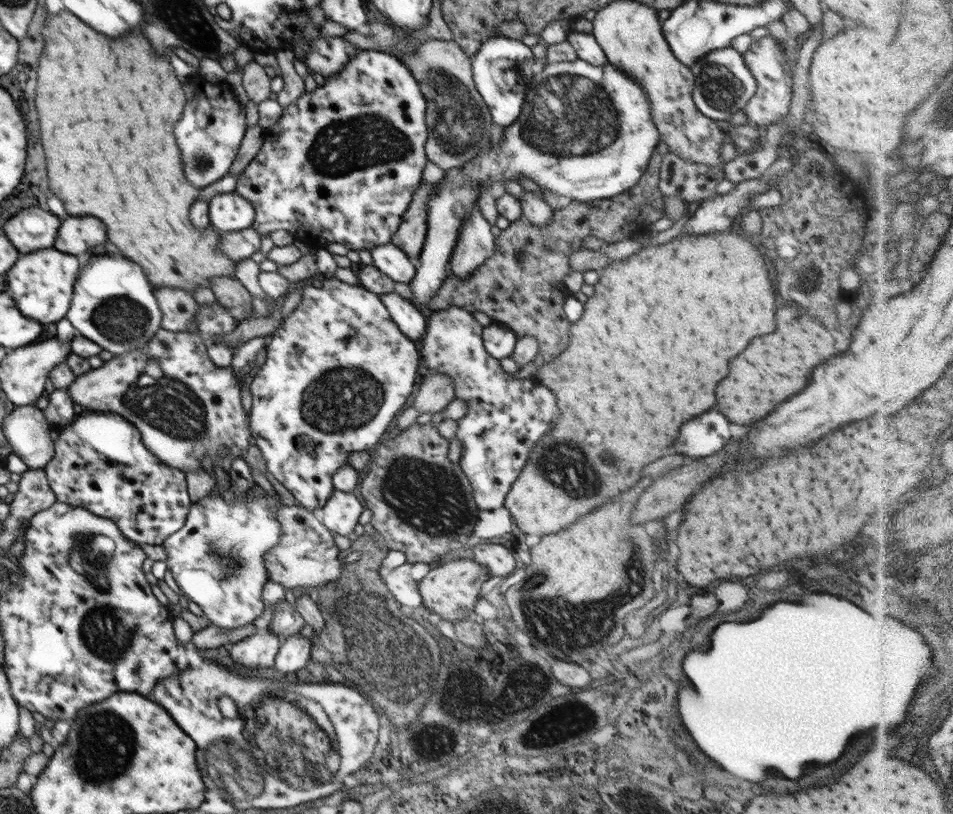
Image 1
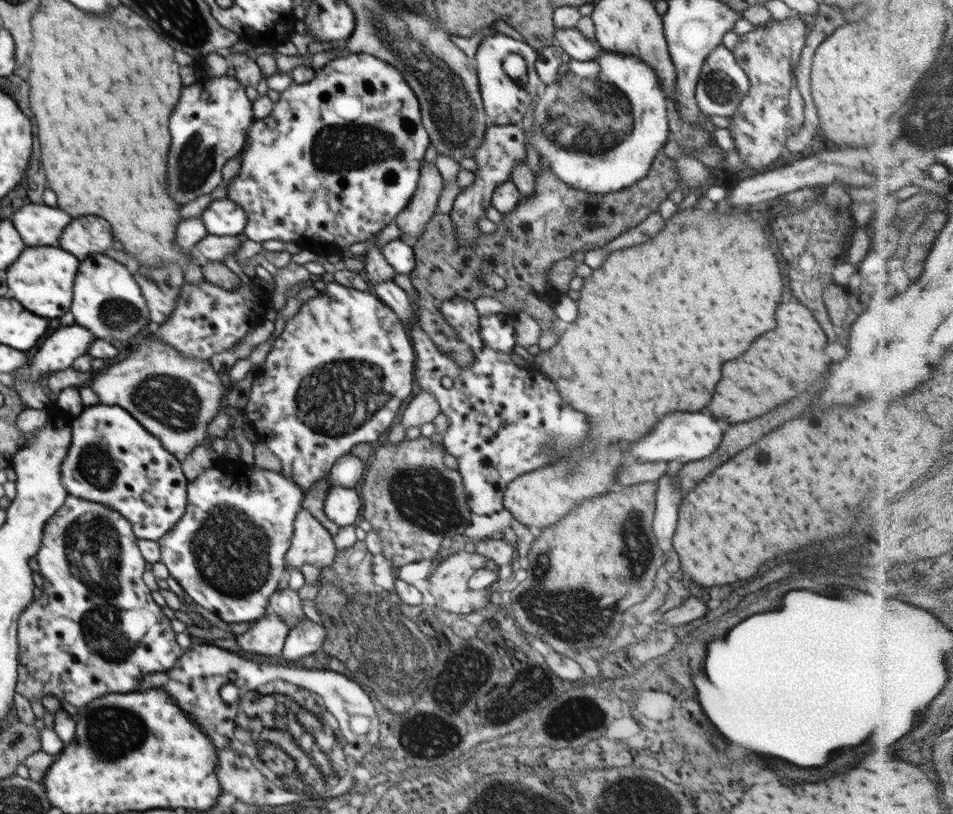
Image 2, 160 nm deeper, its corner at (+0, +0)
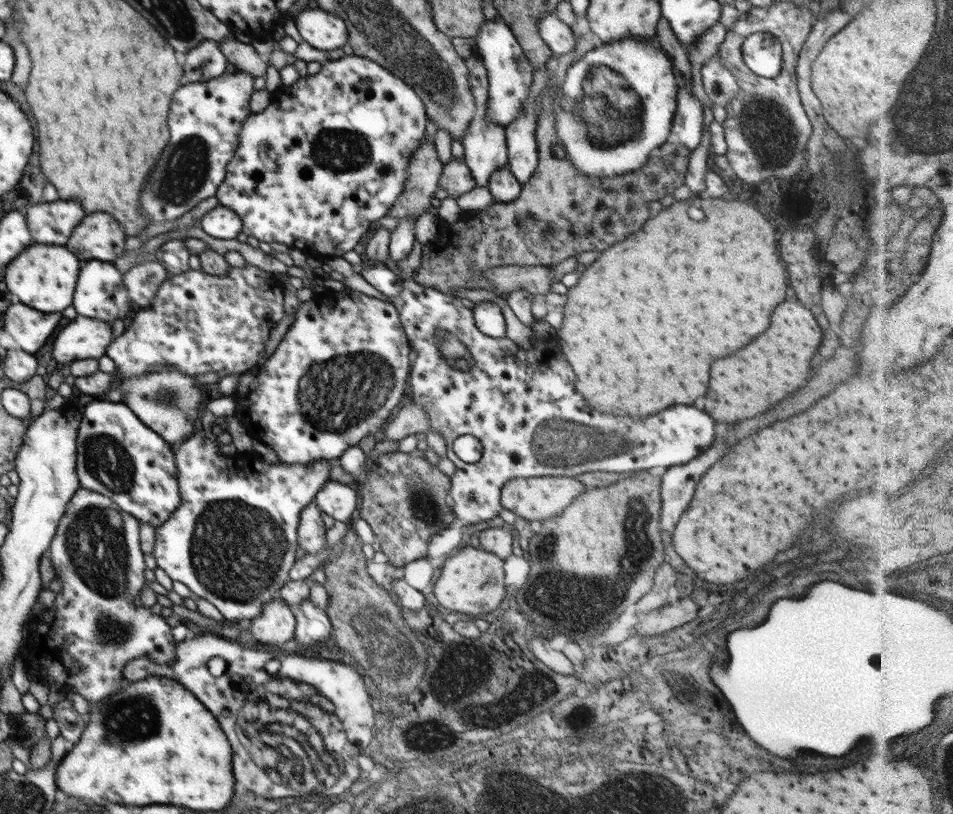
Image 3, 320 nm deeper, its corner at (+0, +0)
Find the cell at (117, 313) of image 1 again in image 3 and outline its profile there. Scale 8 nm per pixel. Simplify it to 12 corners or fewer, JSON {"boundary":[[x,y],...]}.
{"boundary":[[113,263],[80,268],[73,307],[82,316],[128,323],[138,309]]}

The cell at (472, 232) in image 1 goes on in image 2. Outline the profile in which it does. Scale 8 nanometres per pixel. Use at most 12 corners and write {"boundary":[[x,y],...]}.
{"boundary":[[489,126],[474,182],[449,213],[461,245],[482,238],[495,188],[526,160],[519,126]]}

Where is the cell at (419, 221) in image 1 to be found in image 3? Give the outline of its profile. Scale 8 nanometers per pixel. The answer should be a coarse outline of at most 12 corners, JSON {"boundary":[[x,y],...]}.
{"boundary":[[434,138],[410,156],[403,193],[387,216],[428,212],[443,165]]}

